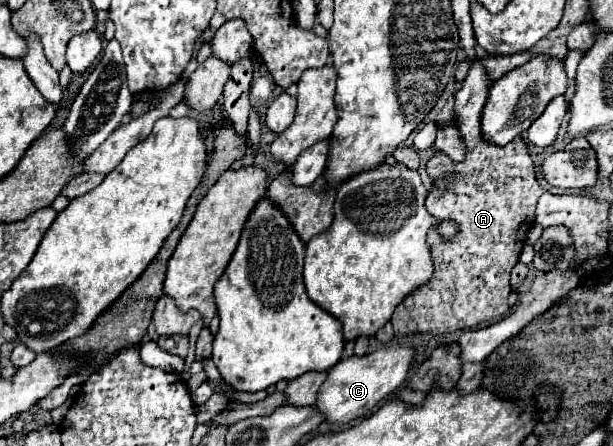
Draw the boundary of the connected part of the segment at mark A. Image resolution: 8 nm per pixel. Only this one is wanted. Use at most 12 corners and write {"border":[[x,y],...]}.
{"border":[[490,80],[456,92],[466,158],[426,164],[426,210],[454,222],[392,316],[396,336],[494,322],[544,188],[520,136],[482,138]]}

